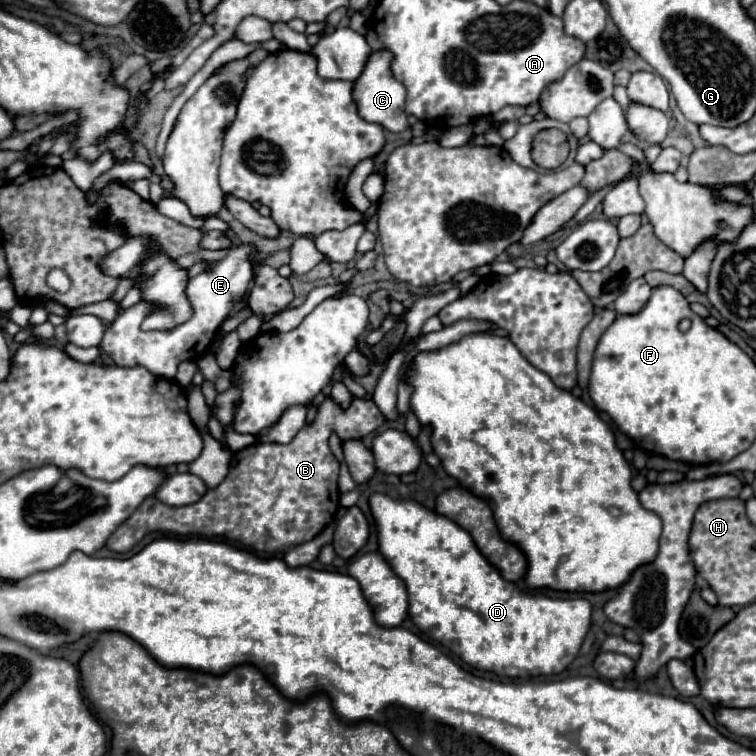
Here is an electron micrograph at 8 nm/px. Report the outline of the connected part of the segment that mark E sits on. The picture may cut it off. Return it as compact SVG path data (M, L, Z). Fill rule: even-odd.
M237 245L229 249L229 253L221 261L207 265L205 271L201 271L197 277L189 281L187 297L193 307L193 317L187 323L177 325L171 331L141 331L139 329L141 321L151 311L151 307L147 303L137 303L129 307L127 311L123 311L121 315L117 315L117 319L107 327L105 337L101 341L101 349L107 355L111 355L111 359L119 367L143 365L157 377L173 381L179 363L195 361L209 353L221 323L229 317L233 307L241 303L245 295L249 293L249 287L255 277L253 275L253 263L255 263L253 251L255 251L255 245Z

